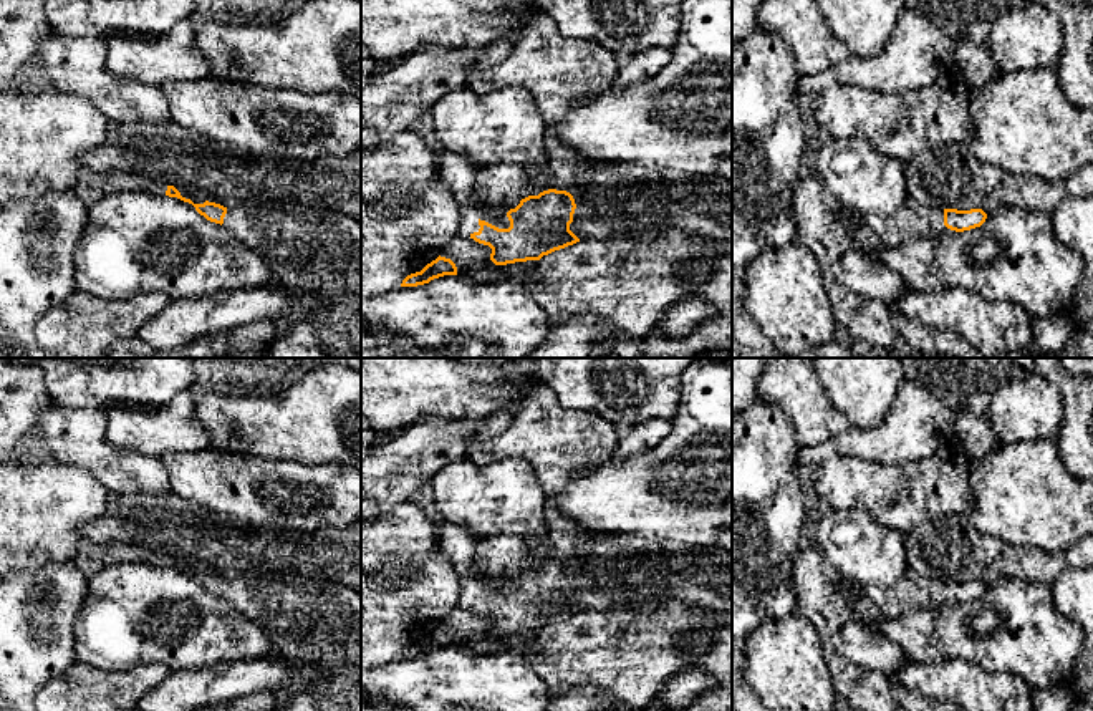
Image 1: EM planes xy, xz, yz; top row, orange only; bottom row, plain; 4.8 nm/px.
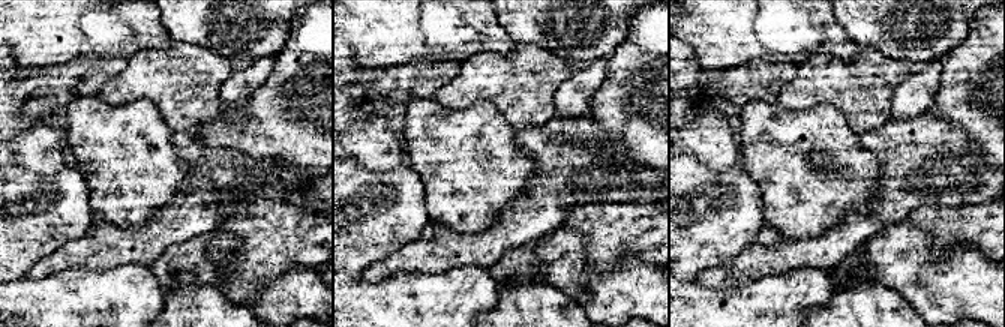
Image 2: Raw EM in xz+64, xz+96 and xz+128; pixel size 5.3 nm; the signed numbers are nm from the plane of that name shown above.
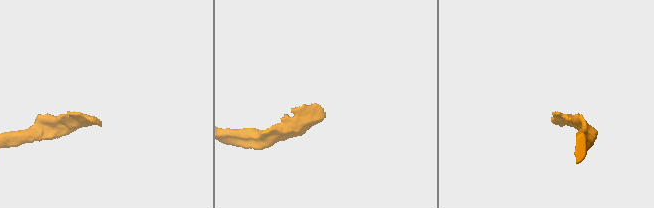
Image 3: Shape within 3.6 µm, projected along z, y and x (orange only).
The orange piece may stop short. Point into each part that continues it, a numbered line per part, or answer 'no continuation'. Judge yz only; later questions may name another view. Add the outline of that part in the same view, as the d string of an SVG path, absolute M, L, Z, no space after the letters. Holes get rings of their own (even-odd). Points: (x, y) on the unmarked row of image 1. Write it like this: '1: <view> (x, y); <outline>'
1: yz (914, 590); M908 568L901 580L889 588L864 585L866 597L884 618L898 618L914 608L937 608L949 603L944 597L944 580Z

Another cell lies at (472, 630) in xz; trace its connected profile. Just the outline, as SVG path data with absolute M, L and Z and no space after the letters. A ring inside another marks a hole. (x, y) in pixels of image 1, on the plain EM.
M457 607L439 626L455 635L457 648L479 656L497 651L525 653L538 635L538 631L527 631L495 636L490 631L490 625L492 620L489 617Z

